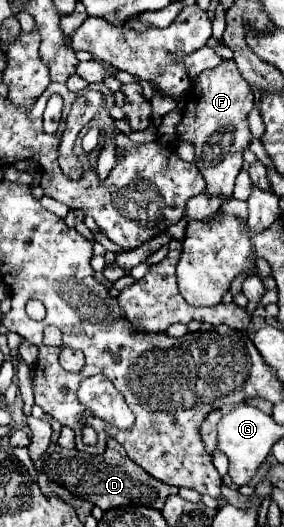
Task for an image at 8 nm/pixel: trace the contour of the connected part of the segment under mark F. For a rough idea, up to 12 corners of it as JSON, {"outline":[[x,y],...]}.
{"outline":[[235,60],[197,76],[177,136],[233,196],[253,92]]}

